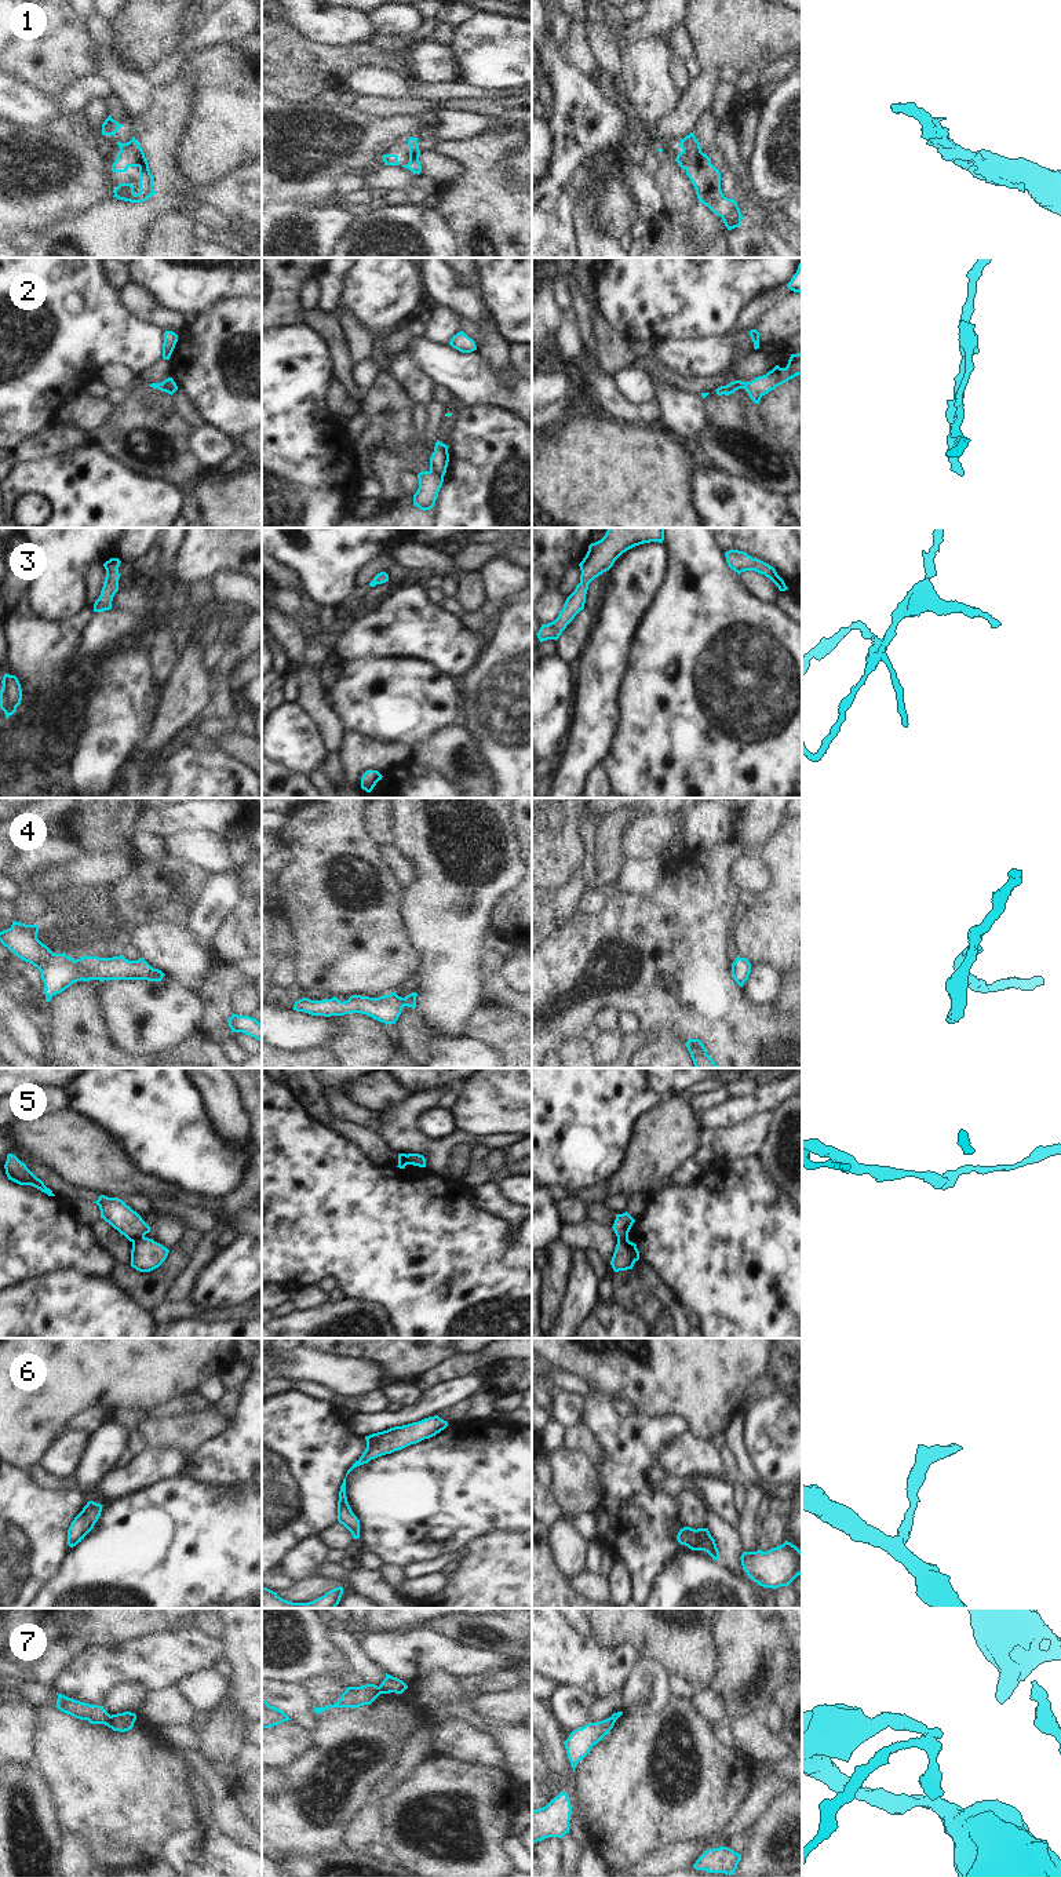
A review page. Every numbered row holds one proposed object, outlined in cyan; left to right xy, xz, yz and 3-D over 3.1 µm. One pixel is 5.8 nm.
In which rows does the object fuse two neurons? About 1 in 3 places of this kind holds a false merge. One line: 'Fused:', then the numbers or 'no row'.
Fused: 2, 5, 7

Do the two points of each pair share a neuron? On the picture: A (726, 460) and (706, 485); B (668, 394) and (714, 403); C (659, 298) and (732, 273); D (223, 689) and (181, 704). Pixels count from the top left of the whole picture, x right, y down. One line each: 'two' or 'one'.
A: two
B: two
C: one
D: two

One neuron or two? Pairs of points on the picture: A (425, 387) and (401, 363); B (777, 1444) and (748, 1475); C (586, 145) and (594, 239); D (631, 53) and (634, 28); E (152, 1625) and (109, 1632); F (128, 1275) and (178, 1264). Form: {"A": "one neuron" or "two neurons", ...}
{"A": "one neuron", "B": "two neurons", "C": "two neurons", "D": "two neurons", "E": "one neuron", "F": "one neuron"}

